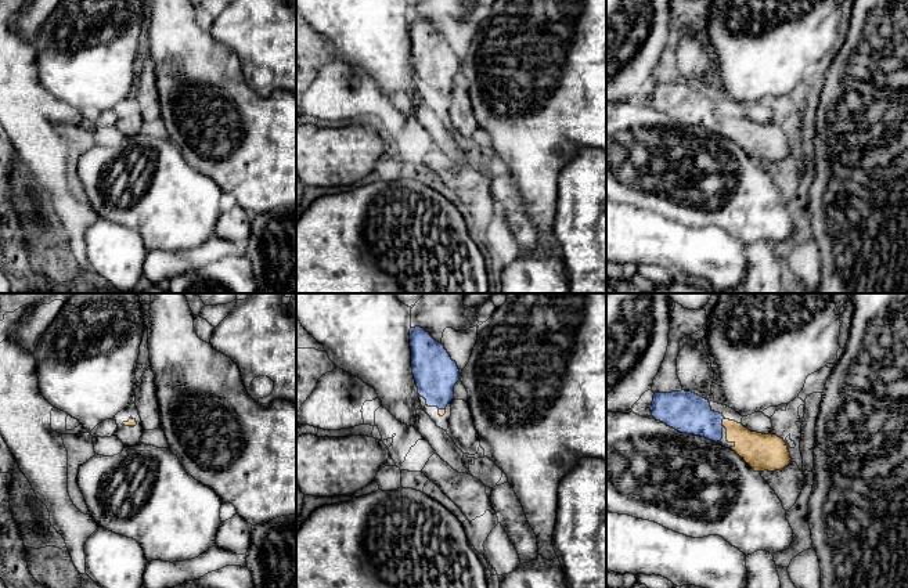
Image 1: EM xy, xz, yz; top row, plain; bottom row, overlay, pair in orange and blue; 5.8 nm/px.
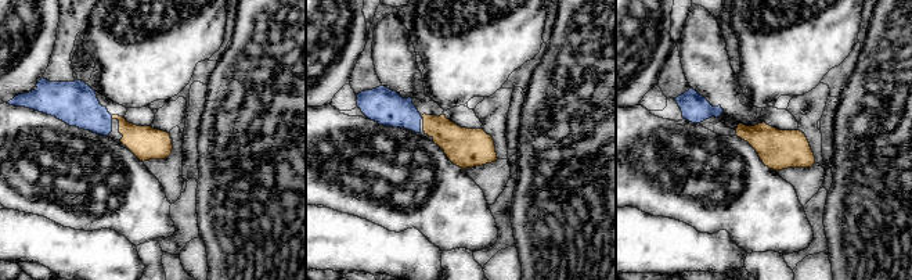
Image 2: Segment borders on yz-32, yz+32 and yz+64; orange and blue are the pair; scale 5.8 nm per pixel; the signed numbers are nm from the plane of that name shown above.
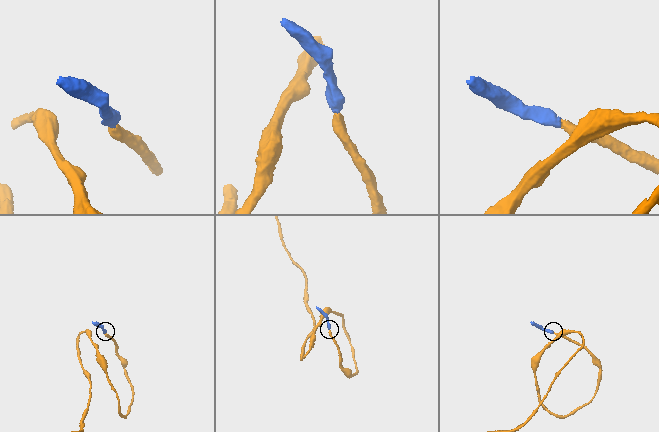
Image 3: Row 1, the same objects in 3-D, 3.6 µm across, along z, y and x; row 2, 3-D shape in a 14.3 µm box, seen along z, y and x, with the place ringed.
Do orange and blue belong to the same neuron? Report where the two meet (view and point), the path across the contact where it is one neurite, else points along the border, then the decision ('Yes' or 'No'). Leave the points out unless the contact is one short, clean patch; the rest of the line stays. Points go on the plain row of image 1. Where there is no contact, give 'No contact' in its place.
Touches orange at yz (723, 112). Path across: yz (756, 139), (730, 115), (723, 112), (703, 112), (684, 101). Yes

